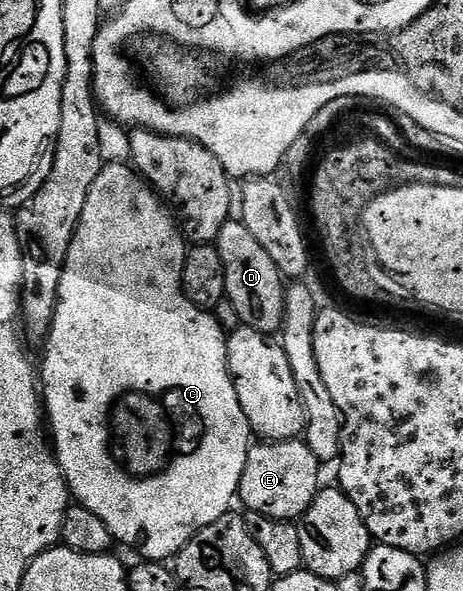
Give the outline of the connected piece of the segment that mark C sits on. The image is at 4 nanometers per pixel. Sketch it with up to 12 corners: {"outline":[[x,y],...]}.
{"outline":[[93,180],[41,398],[70,497],[140,559],[253,445],[189,249]]}

